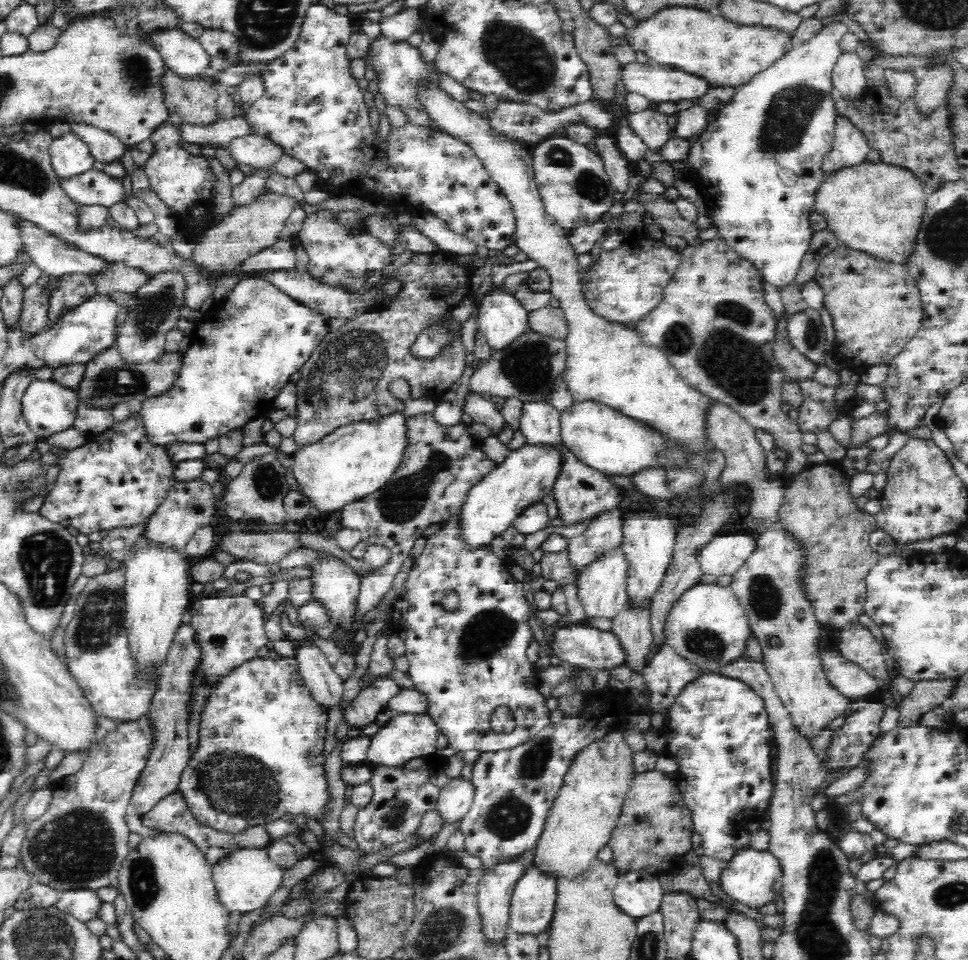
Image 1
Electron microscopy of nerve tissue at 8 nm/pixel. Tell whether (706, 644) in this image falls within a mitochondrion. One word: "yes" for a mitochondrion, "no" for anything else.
yes

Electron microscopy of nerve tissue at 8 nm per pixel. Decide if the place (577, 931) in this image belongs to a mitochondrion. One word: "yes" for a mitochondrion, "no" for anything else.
no

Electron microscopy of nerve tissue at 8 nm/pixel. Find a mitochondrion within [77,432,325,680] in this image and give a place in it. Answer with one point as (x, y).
(266, 479)

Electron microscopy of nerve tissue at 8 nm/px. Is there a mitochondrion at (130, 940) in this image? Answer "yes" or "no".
no

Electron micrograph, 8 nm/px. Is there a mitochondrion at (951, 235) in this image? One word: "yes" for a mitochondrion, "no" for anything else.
yes

